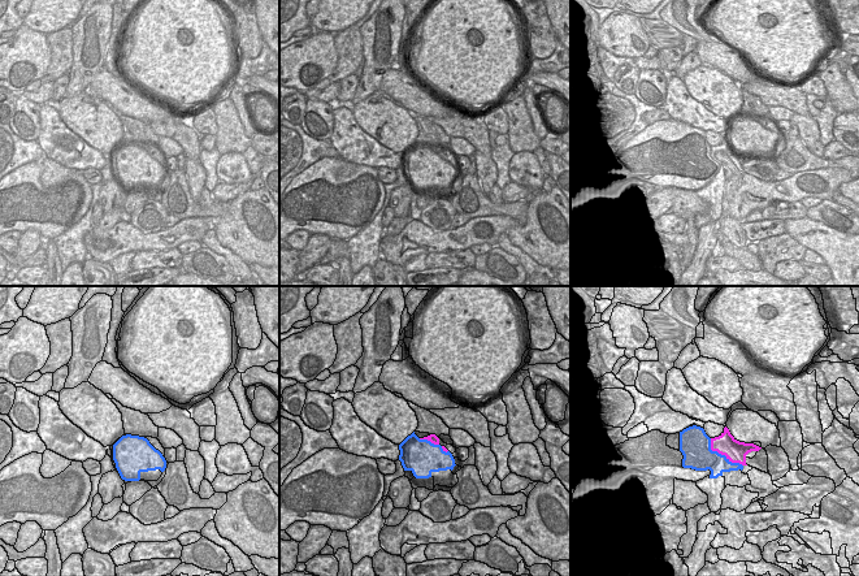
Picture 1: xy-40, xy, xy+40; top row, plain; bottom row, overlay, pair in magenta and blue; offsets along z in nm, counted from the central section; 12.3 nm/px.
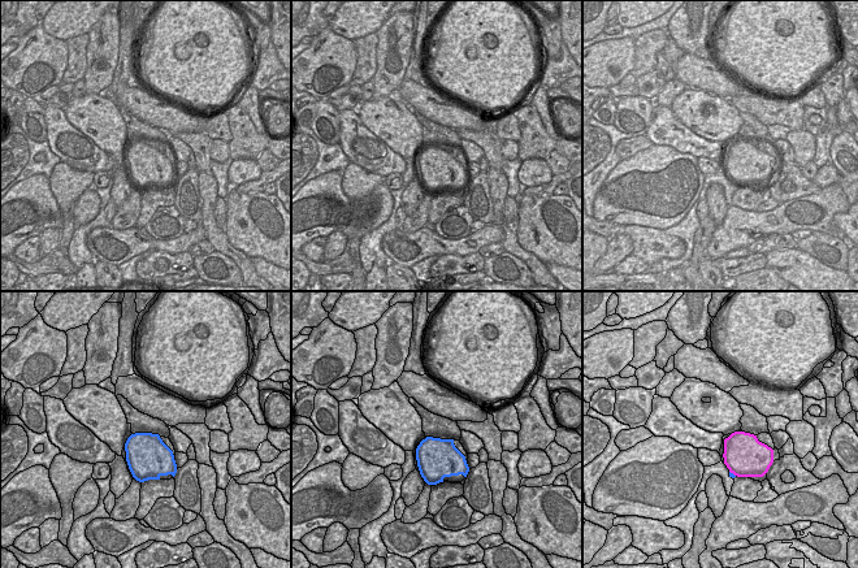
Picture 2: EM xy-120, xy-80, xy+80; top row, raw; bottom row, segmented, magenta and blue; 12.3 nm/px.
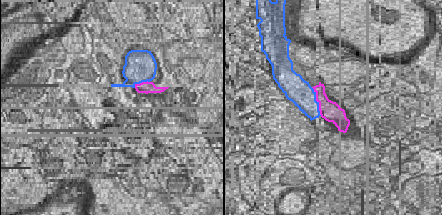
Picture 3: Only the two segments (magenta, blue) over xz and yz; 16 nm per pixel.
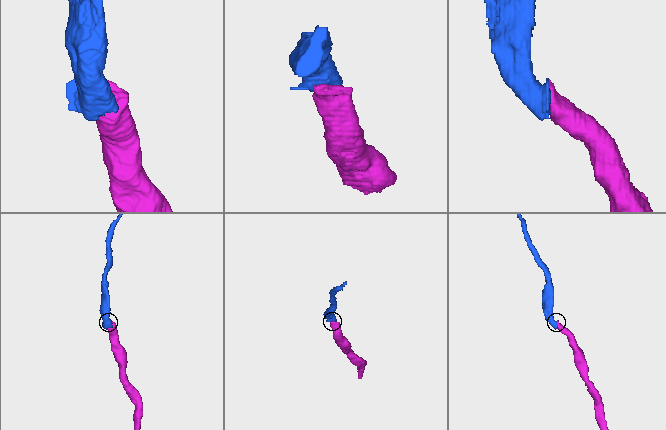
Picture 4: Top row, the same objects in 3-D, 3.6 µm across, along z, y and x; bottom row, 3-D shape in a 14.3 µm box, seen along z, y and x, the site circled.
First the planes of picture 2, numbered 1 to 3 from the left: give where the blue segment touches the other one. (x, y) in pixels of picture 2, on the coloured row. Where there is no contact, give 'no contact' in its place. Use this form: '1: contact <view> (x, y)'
1: no contact
2: no contact
3: contact xy+80 (732, 472)

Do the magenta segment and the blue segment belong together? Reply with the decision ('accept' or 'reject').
accept

